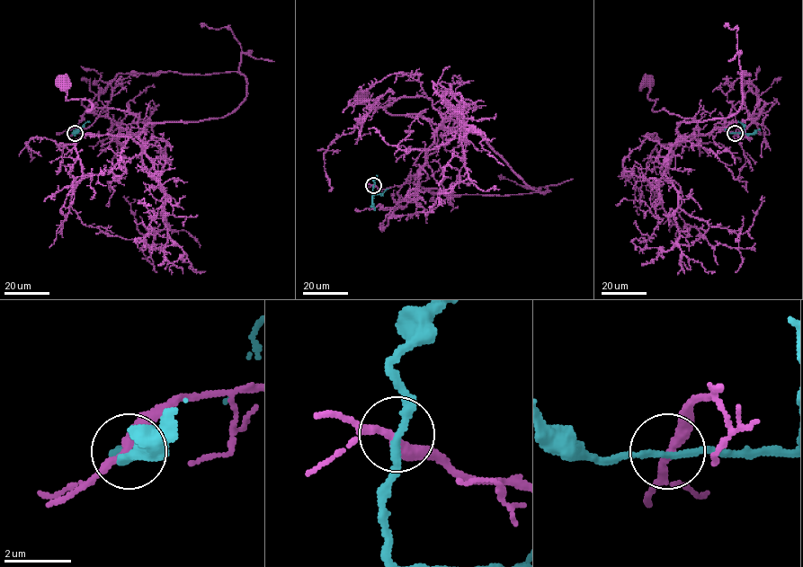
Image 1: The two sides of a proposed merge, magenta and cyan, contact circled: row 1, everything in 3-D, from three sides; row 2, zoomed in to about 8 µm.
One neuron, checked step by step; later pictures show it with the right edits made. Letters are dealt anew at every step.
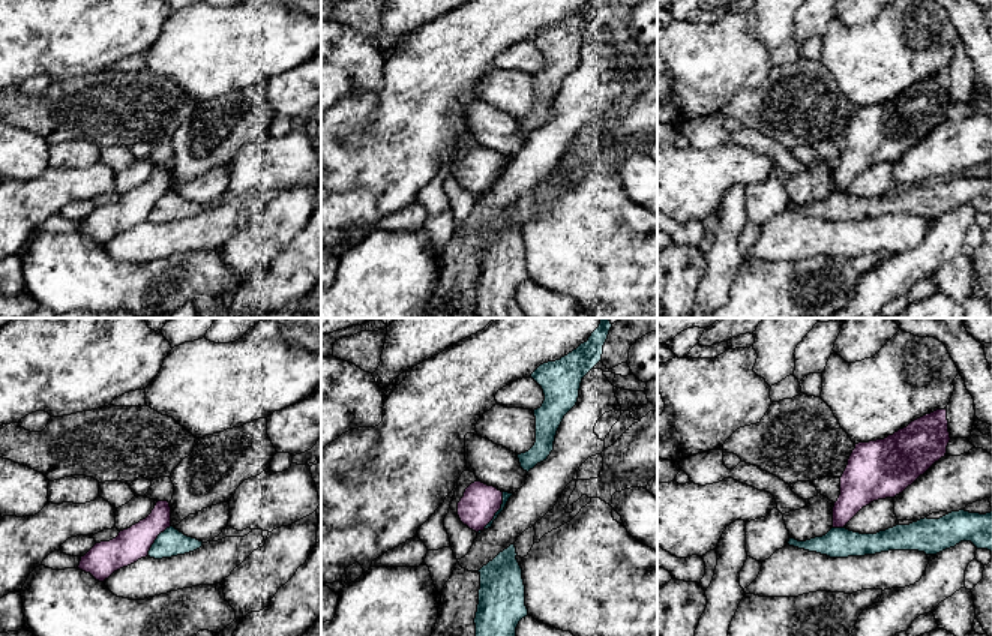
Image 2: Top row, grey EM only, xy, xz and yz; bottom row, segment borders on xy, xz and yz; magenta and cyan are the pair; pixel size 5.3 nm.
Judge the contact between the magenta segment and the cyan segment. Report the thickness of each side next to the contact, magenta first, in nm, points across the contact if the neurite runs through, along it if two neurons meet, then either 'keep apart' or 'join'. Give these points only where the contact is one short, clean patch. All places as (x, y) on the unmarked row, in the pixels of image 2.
200/50 nm | along xz (503, 156), (500, 173), (483, 192) | keep apart

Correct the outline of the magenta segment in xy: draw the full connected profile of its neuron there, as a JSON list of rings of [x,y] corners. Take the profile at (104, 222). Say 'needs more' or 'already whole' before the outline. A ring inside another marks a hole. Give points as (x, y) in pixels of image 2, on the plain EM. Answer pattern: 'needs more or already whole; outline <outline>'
already whole; outline [[[158,165],[152,177],[119,196],[110,206],[96,207],[77,232],[90,237],[96,244],[105,246],[114,236],[149,220],[158,200],[171,190],[171,171],[168,165]]]

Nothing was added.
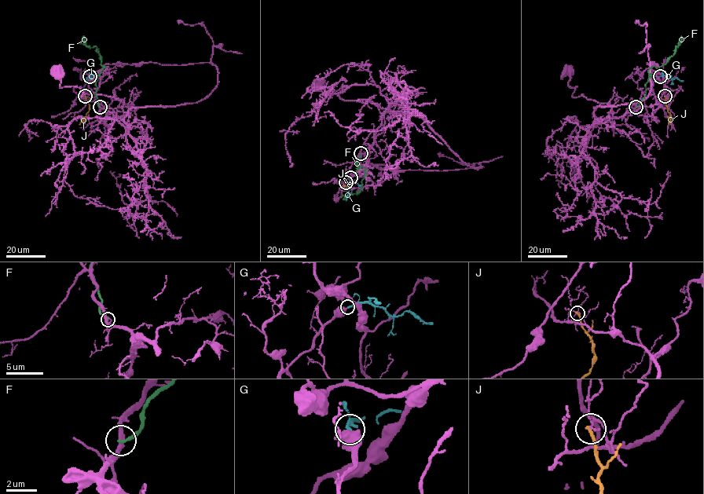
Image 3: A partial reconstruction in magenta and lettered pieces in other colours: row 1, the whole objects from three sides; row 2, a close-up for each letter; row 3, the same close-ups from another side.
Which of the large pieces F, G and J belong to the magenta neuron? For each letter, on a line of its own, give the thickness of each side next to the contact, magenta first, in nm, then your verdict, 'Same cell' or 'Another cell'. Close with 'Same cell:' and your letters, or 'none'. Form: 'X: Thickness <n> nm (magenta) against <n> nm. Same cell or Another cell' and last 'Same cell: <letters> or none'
F: Thickness 340 nm (magenta) against 200 nm. Another cell
G: Thickness 360 nm (magenta) against 190 nm. Same cell
J: Thickness 100 nm (magenta) against 240 nm. Another cell
Same cell: G

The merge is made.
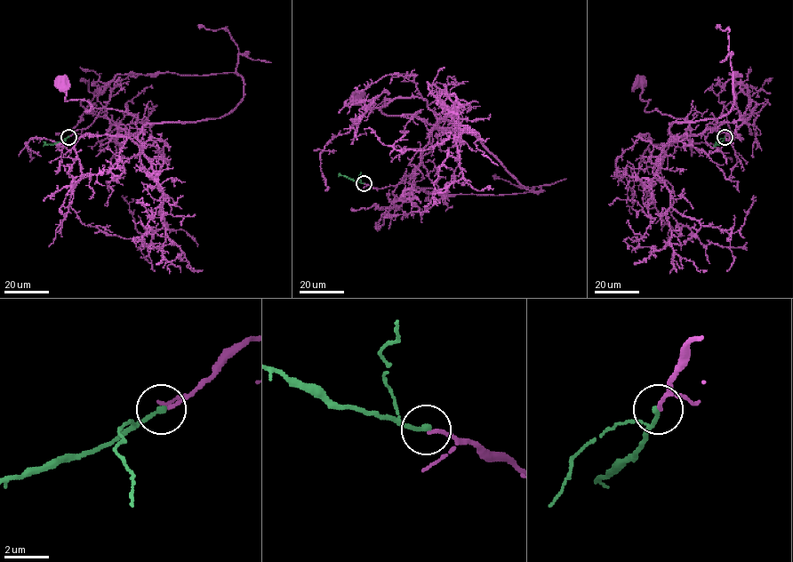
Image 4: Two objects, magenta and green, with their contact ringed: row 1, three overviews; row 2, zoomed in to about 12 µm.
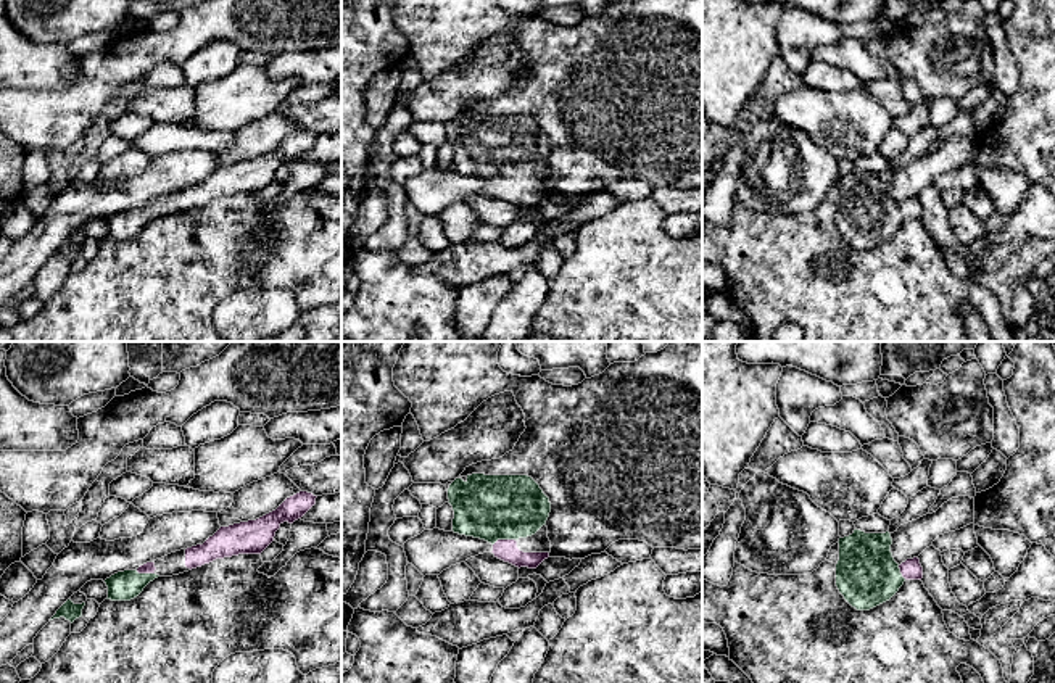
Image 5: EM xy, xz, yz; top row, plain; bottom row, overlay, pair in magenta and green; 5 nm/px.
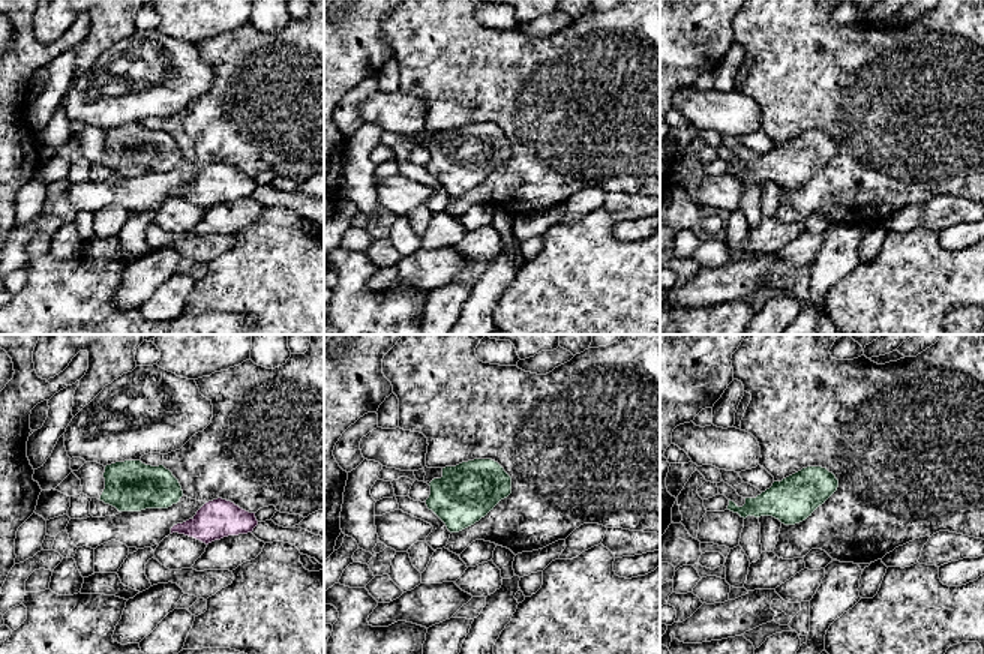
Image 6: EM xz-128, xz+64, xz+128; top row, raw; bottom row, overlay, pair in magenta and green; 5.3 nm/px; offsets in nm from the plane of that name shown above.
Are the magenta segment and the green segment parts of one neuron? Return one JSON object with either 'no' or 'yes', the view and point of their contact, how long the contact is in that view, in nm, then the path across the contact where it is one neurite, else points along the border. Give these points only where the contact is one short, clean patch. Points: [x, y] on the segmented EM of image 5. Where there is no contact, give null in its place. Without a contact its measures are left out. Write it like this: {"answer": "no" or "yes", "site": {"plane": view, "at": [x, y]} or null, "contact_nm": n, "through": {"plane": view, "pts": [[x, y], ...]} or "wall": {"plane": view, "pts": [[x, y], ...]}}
{"answer": "yes", "site": {"plane": "xz", "at": [503, 540]}, "contact_nm": 120, "through": {"plane": "xz", "pts": [[506, 550], [503, 540], [501, 519], [492, 508]]}}

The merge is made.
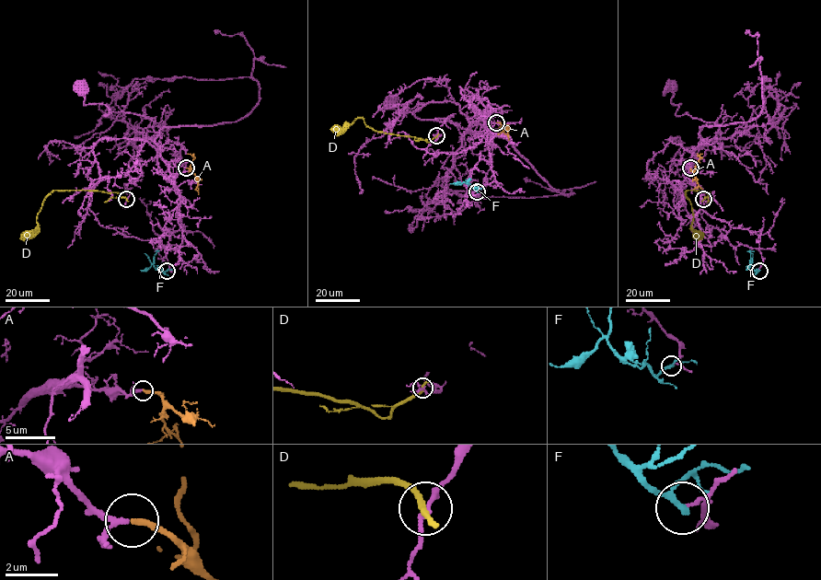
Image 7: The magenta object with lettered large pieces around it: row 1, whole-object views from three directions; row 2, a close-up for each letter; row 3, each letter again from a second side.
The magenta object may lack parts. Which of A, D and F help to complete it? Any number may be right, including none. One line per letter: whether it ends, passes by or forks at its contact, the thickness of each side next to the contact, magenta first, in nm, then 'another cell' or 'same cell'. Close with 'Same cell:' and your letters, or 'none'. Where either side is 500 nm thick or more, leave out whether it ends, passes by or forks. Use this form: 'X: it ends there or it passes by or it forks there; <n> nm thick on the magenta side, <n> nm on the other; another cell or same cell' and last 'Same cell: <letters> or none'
A: it ends there; 170 nm thick on the magenta side, 240 nm on the other; same cell
D: it ends there; 160 nm thick on the magenta side, 240 nm on the other; another cell
F: it passes by; 80 nm thick on the magenta side, 180 nm on the other; another cell
Same cell: A

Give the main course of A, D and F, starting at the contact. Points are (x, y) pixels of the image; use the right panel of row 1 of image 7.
A: (689, 168), (698, 184), (708, 194)
D: (703, 199), (709, 192), (699, 190), (685, 192), (693, 215), (690, 228), (697, 237)
F: (759, 270), (752, 271), (750, 266), (750, 252), (754, 251)

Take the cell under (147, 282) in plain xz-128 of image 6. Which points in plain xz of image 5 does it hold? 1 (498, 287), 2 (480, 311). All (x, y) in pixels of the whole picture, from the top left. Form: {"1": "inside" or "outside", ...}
{"1": "inside", "2": "inside"}

